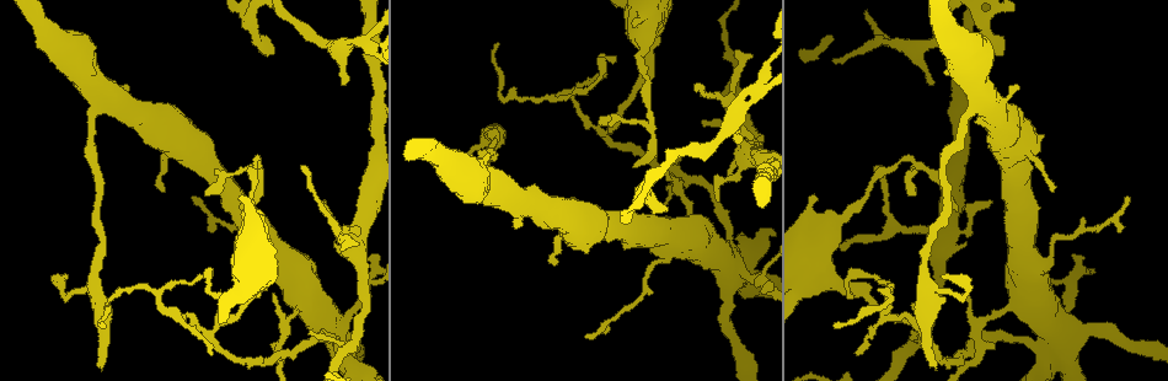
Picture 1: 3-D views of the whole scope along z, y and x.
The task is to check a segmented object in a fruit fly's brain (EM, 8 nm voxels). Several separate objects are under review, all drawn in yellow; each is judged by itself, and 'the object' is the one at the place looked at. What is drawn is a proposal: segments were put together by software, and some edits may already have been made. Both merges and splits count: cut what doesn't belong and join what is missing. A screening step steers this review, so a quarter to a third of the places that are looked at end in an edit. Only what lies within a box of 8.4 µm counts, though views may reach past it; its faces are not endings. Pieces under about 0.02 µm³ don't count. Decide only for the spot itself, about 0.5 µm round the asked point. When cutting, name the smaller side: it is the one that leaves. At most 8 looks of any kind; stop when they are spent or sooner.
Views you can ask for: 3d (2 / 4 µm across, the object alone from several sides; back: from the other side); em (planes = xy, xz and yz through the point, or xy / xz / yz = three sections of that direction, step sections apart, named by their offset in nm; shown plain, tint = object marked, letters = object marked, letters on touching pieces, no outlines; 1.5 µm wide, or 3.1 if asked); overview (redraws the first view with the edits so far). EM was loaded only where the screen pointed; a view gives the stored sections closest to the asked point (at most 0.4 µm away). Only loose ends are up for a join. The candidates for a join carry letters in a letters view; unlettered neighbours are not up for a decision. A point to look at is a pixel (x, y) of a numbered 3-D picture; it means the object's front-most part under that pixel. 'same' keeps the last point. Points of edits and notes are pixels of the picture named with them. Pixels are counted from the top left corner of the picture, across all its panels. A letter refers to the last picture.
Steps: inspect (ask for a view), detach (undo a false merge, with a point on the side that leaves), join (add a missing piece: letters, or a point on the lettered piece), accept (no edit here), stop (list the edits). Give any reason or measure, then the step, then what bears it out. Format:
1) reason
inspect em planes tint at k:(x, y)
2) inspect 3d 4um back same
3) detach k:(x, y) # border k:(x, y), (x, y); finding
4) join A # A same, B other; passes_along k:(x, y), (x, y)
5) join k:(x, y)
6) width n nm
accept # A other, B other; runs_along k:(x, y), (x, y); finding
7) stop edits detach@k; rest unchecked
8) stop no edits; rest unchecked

arms part here
inspect em xy step 8 tint at 1:(756, 84)

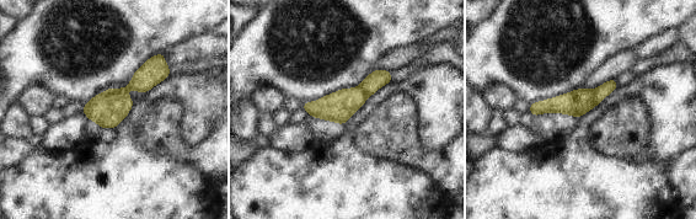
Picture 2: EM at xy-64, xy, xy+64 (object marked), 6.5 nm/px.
cut it another way
inspect em planes letters same

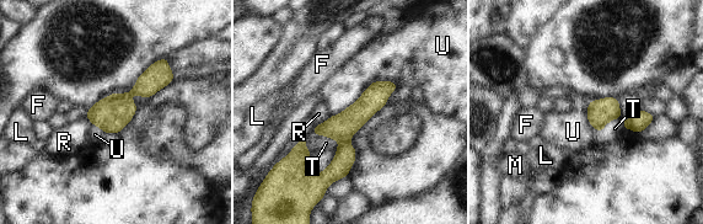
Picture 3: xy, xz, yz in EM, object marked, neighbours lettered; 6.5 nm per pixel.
longest_contact U 500 nm
accept # F other, L other, M other, R other, T other, U other; border 3:(398, 85), (374, 81), (331, 117); one neuron here

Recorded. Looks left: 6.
free end
inspect em planes tint at 1:(999, 54)

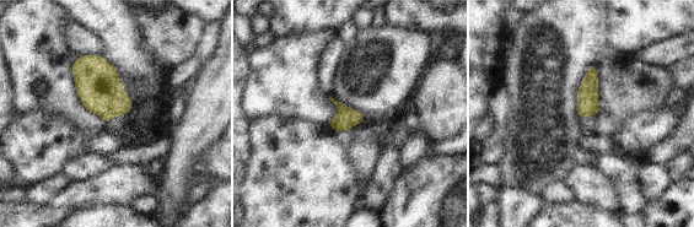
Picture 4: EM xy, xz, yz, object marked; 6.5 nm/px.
what lies round it
inspect em planes letters same

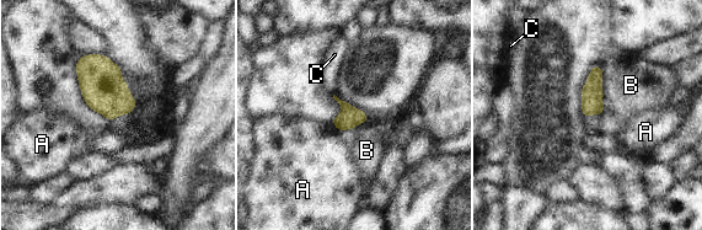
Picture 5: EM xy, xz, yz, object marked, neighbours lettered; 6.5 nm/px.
join B # A other, B same, C other; it goes on there

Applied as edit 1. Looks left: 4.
branch stops here
inspect 3d 4um at 1:(912, 195)

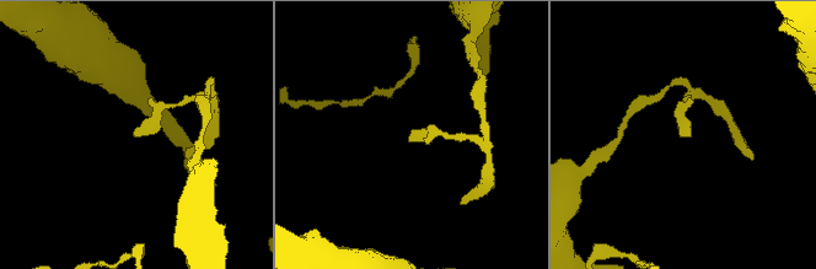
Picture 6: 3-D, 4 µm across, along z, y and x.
inspect em planes tint at 6:(410, 141)

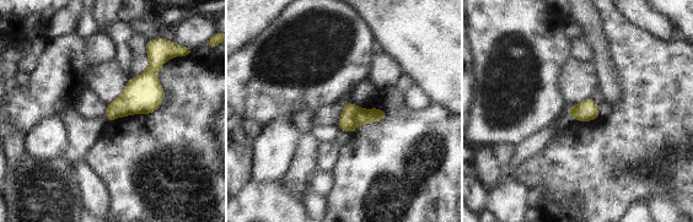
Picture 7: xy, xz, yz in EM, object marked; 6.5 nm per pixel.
what lies round it
inspect em planes letters same

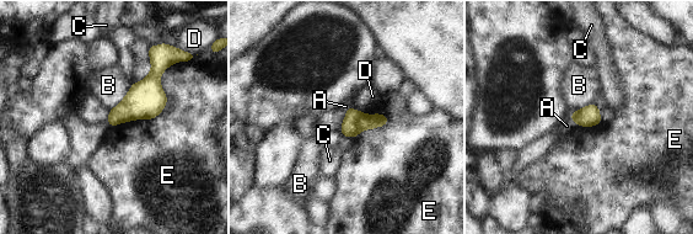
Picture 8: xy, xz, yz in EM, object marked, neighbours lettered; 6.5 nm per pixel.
longest_contact E 280 nm
accept # A other, B other, C other, D other, E other; border 8:(388, 117), (354, 138); none of them fits

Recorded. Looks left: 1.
stop edits join@5; rest unchecked

